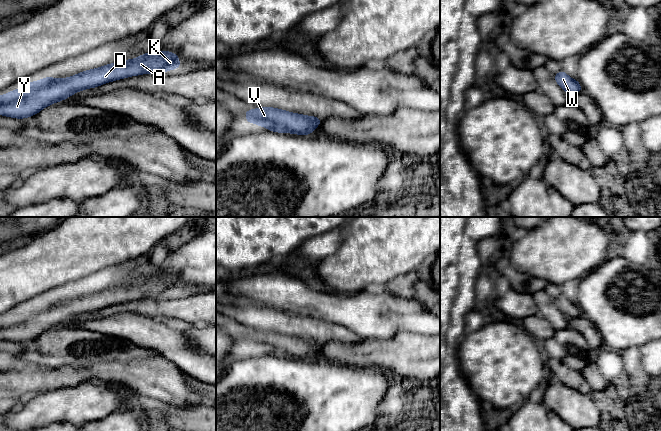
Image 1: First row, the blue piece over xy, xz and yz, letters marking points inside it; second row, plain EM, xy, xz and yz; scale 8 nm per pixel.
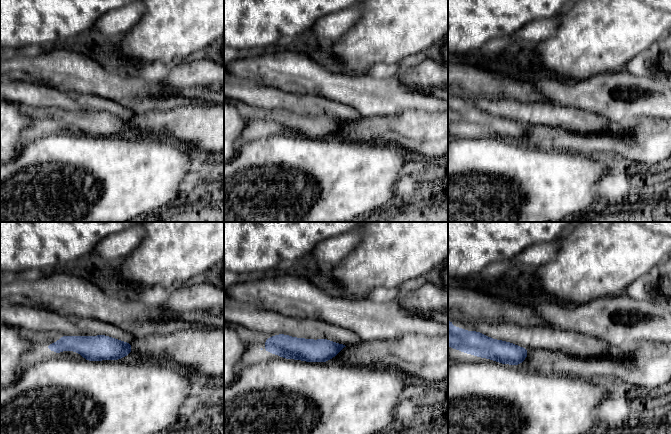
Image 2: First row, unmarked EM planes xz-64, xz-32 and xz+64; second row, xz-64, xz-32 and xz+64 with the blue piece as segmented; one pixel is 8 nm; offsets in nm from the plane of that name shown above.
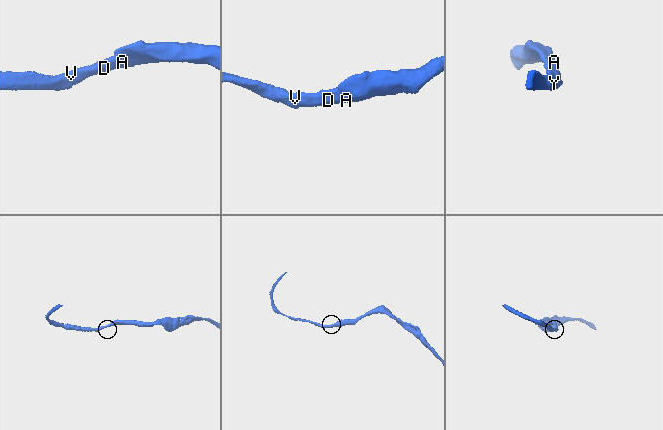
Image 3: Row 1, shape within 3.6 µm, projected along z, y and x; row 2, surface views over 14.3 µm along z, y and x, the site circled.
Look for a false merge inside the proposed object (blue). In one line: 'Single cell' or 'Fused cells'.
Single cell

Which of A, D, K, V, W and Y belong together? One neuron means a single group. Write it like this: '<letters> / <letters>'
A D K V W Y

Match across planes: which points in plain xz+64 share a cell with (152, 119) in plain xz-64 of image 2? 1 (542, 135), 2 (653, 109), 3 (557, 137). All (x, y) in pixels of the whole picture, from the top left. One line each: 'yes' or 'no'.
1: yes
2: no
3: yes

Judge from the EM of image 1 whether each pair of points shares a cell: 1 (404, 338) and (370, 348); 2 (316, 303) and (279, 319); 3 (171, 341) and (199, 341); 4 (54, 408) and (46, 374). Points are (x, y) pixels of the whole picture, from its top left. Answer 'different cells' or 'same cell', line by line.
1: same cell
2: different cells
3: different cells
4: different cells

